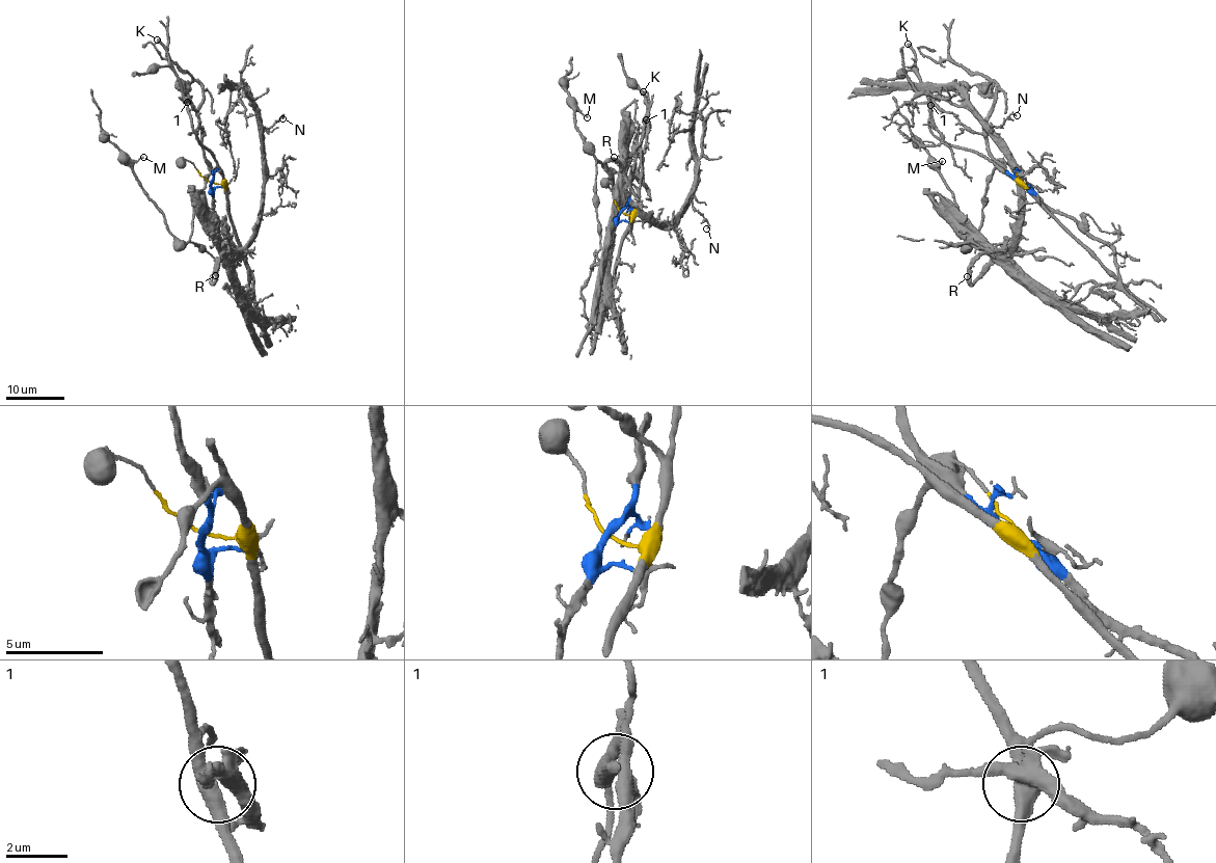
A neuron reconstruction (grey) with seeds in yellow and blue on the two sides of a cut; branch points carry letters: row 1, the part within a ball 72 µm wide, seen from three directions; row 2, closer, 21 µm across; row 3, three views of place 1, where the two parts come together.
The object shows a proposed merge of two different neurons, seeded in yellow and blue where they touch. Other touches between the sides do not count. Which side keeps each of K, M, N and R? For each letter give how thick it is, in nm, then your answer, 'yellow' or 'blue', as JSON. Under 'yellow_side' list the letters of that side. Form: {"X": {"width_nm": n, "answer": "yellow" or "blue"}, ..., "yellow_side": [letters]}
{"K": {"width_nm": 400, "answer": "yellow"}, "M": {"width_nm": 150, "answer": "yellow"}, "N": {"width_nm": 140, "answer": "blue"}, "R": {"width_nm": 420, "answer": "blue"}, "yellow_side": ["K", "M"]}

